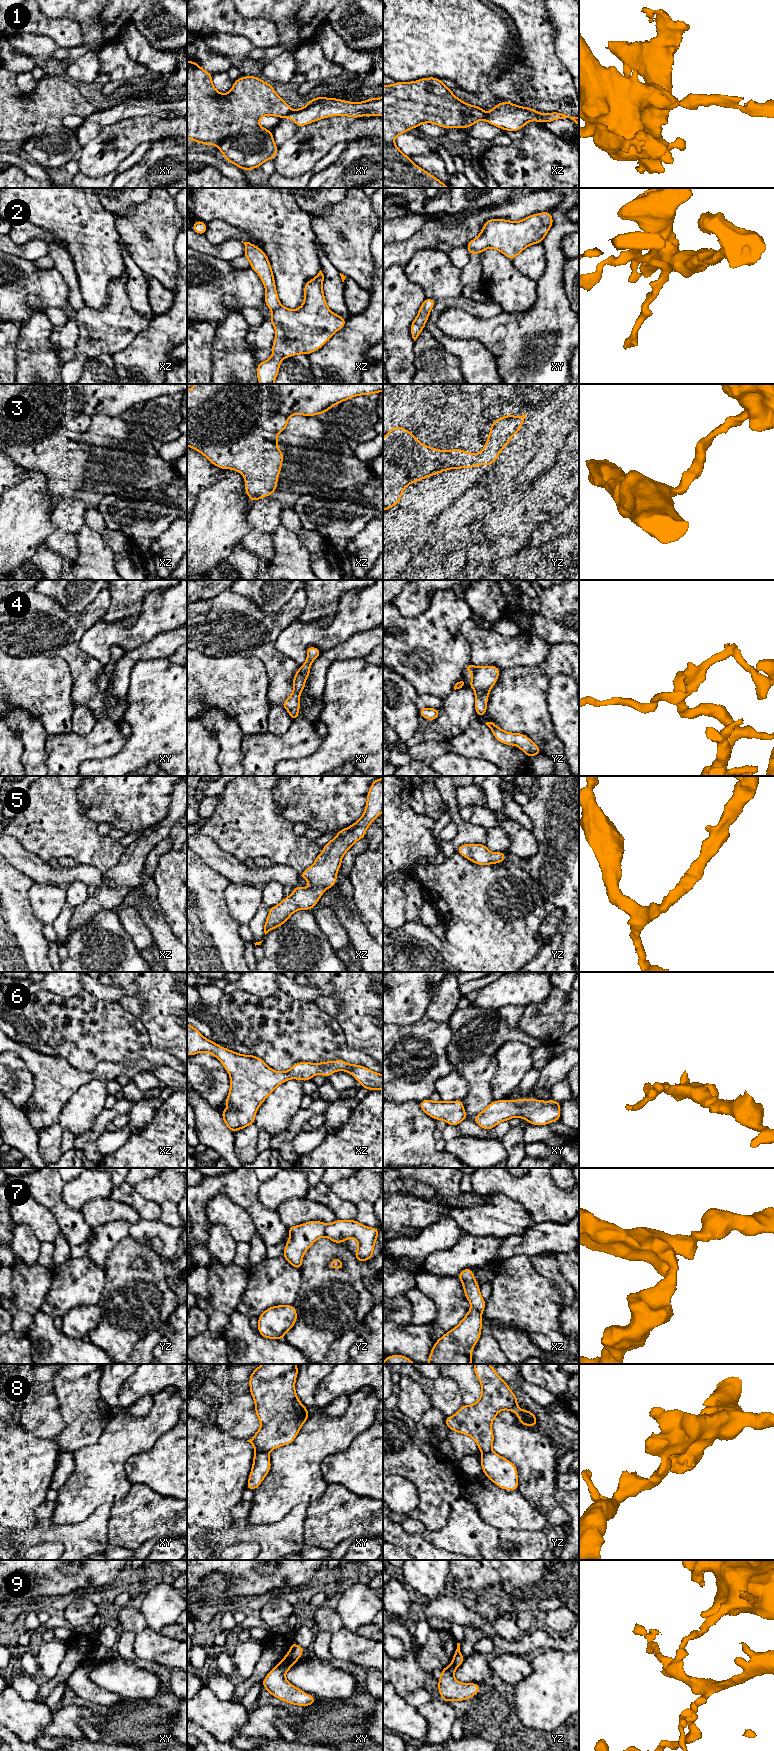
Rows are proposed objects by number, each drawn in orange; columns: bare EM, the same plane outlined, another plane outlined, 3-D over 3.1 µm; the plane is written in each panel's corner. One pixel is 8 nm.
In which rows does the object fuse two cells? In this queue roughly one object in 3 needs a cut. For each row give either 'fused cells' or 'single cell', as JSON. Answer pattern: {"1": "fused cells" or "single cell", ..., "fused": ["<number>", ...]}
{"1": "fused cells", "2": "fused cells", "3": "single cell", "4": "fused cells", "5": "single cell", "6": "single cell", "7": "fused cells", "8": "fused cells", "9": "fused cells", "fused": ["1", "2", "4", "7", "8", "9"]}

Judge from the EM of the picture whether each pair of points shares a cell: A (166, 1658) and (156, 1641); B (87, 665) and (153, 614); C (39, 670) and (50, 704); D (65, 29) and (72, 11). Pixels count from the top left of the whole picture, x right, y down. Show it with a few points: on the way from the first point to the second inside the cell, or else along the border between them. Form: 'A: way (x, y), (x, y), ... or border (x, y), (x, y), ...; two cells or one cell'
A: border (176, 1646), (158, 1654), (153, 1661); two cells
B: border (81, 639), (80, 647), (103, 666); two cells
C: way (39, 678), (43, 696); one cell
D: border (46, 14), (50, 17), (75, 19), (83, 38); two cells

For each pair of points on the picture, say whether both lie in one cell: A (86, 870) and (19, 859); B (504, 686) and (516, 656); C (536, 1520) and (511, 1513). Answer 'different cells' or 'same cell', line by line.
A: same cell
B: different cells
C: same cell

